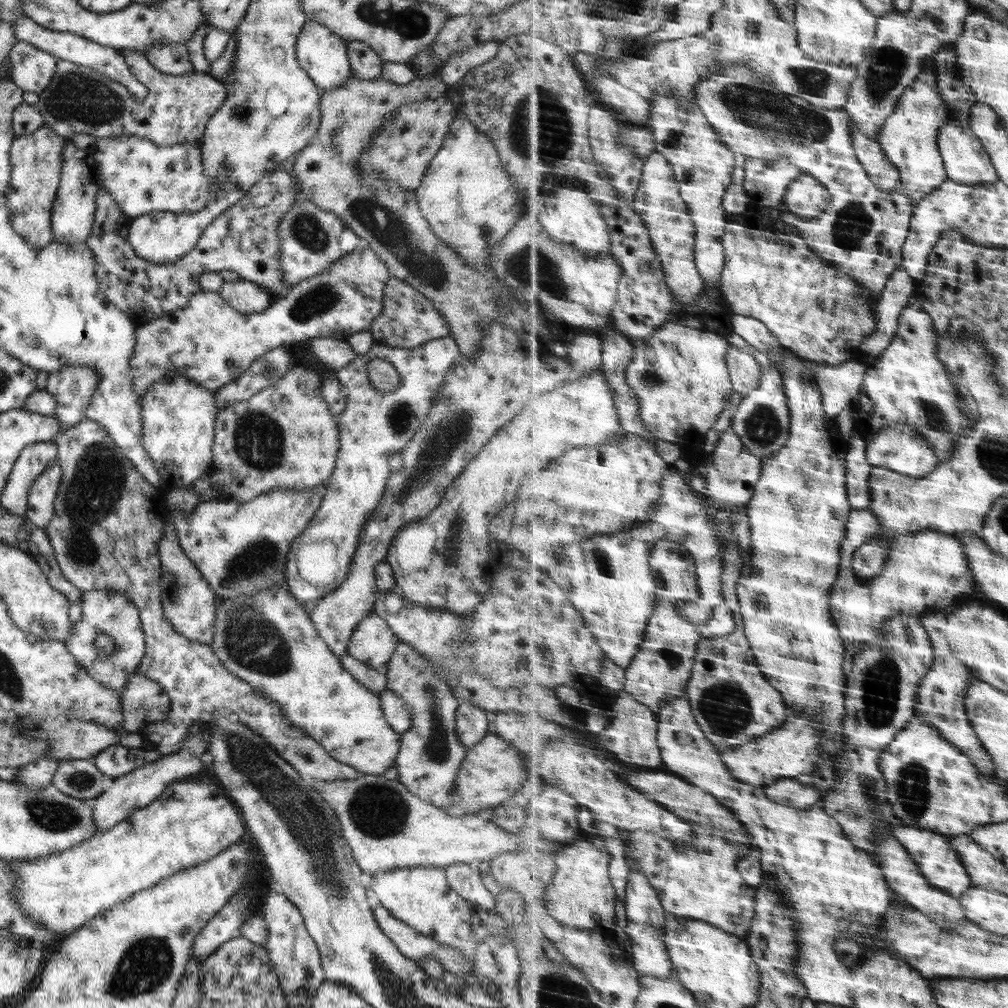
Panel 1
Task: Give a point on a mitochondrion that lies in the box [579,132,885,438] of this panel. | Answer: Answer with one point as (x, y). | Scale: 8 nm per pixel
(852, 222)

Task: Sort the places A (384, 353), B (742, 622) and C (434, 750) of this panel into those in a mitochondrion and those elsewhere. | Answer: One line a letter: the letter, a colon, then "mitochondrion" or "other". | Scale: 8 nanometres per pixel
A: other
B: other
C: mitochondrion

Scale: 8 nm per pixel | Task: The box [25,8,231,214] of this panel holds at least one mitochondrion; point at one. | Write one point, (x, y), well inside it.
(78, 98)

